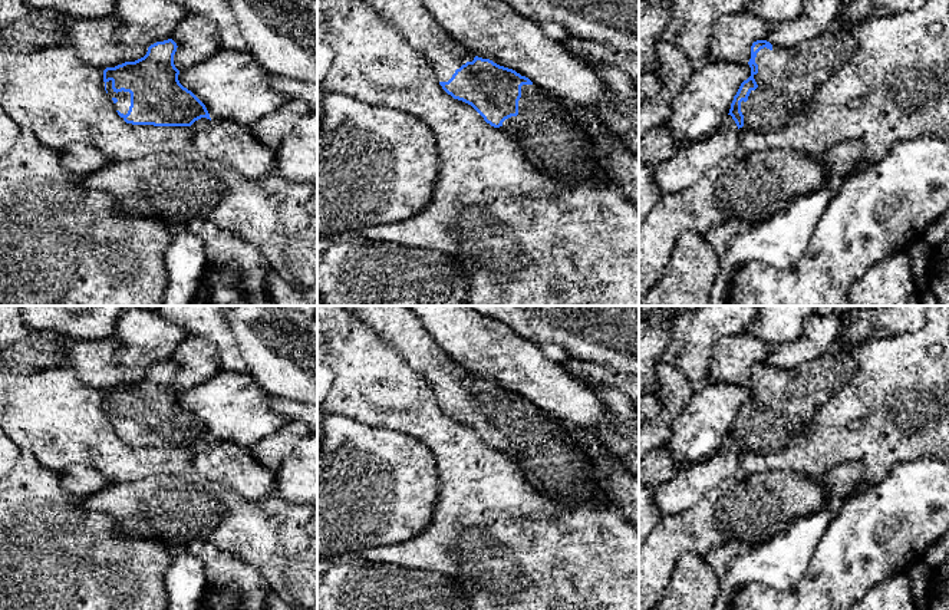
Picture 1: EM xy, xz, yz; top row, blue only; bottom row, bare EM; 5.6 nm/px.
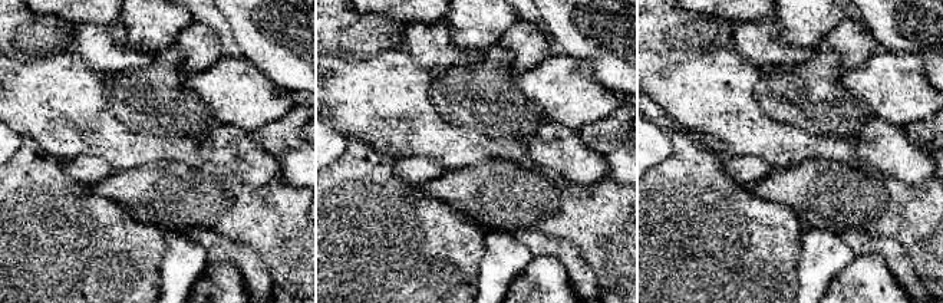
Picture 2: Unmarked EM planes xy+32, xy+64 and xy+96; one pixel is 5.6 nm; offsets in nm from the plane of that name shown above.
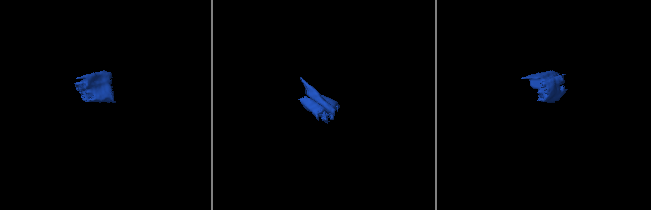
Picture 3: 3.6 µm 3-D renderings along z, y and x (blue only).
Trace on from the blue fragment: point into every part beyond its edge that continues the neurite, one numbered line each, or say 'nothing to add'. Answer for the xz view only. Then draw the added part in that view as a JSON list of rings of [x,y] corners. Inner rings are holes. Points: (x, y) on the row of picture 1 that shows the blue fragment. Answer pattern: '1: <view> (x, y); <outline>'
1: xz (409, 17); [[[366,0],[413,47],[419,49],[436,73],[448,82],[457,69],[474,60],[428,13],[422,0]]]
2: xz (557, 145); [[[536,83],[521,86],[518,115],[505,119],[495,129],[508,139],[517,139],[530,154],[530,166],[548,179],[584,179],[603,174],[592,155],[584,128],[573,119],[569,109],[551,92]]]

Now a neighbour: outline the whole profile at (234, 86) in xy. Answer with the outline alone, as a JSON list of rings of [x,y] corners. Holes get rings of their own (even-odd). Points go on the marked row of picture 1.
[[[220,49],[210,59],[179,70],[179,83],[191,90],[207,108],[211,121],[225,119],[251,125],[277,111],[289,99],[270,83],[270,72],[250,52]]]

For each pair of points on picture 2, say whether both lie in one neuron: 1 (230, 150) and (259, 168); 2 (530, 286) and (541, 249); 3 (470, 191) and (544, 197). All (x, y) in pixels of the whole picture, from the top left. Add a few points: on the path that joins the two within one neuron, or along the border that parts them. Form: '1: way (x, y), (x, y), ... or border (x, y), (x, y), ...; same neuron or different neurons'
1: way (237, 151), (251, 164); same neuron
2: border (533, 257), (556, 257), (567, 276); different neurons
3: way (488, 191), (495, 194), (526, 194); same neuron

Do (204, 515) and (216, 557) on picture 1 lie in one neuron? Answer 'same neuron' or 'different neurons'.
different neurons

